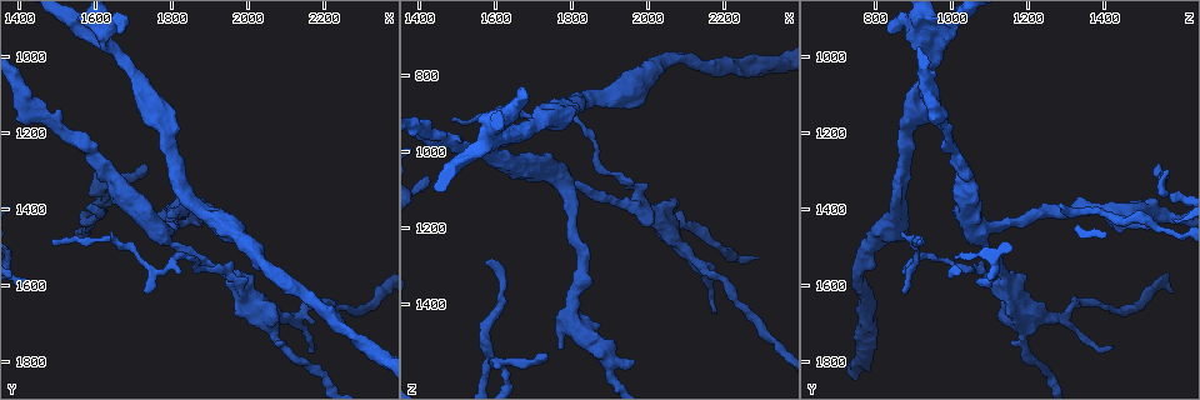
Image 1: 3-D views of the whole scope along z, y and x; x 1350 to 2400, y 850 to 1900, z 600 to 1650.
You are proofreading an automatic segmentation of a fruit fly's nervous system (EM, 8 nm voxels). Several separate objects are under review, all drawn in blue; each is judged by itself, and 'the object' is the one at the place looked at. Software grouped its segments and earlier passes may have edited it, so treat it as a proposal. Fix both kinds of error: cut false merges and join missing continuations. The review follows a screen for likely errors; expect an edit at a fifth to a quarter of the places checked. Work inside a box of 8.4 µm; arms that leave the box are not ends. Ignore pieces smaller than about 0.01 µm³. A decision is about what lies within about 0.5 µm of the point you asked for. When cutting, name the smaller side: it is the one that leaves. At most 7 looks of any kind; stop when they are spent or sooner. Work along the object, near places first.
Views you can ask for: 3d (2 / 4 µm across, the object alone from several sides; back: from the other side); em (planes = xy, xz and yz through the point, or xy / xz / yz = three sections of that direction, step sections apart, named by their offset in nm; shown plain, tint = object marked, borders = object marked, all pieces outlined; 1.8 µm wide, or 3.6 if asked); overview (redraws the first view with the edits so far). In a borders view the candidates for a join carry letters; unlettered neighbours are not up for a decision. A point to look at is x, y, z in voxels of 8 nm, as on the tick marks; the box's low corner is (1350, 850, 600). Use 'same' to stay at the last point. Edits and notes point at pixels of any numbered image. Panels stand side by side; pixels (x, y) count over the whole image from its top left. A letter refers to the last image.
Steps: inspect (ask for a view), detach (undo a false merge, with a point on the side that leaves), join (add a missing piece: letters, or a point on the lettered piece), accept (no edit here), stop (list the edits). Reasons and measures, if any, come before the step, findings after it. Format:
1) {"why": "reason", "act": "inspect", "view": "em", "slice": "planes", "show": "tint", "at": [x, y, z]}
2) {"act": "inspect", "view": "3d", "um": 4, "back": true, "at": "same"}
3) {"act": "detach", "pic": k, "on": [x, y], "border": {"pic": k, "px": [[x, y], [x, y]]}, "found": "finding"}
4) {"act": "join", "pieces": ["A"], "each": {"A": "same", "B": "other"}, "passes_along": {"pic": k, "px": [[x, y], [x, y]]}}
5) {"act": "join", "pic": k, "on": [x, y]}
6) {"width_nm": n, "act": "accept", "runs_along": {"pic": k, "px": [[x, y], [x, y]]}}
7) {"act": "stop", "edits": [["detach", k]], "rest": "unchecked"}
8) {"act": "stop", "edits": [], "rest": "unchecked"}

{"why": "branch stops here", "act": "inspect", "view": "em", "slice": "planes", "show": "plain", "at": [1420, 1590, 1065]}

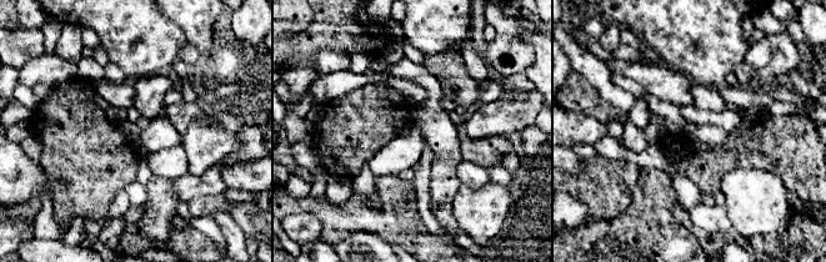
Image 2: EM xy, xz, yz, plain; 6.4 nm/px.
{"act": "inspect", "view": "em", "slice": "planes", "show": "borders", "at": "same"}

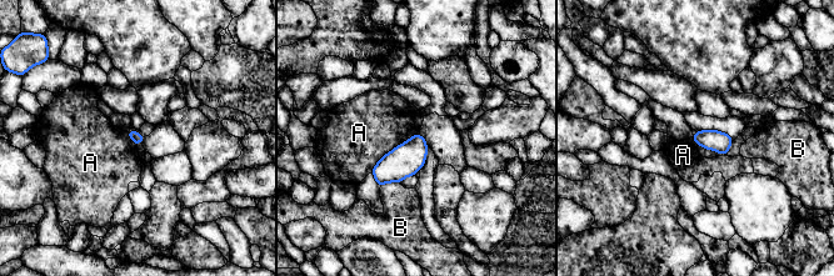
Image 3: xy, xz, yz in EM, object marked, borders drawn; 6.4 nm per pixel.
{"act": "accept", "each": {"A": "other", "B": "other"}, "border": {"pic": 3, "px": [[416, 133], [386, 152], [370, 172]]}, "found": "no lettered piece goes on from it"}

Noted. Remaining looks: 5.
{"why": "an open end", "act": "inspect", "view": "3d", "um": 2, "at": [1580, 1395, 1290]}

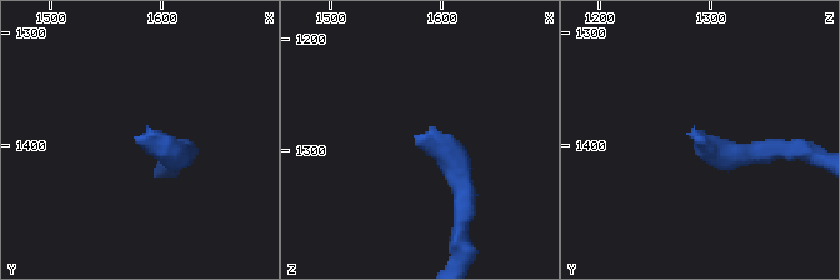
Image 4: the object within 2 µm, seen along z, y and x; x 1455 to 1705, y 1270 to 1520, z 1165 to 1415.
{"act": "inspect", "view": "em", "slice": "planes", "show": "tint", "at": [1574, 1396, 1286]}

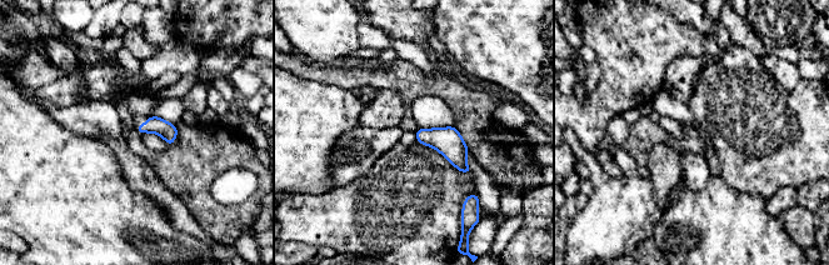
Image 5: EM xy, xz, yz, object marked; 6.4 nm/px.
{"why": "what lies round it", "act": "inspect", "view": "em", "slice": "planes", "show": "borders", "at": "same"}

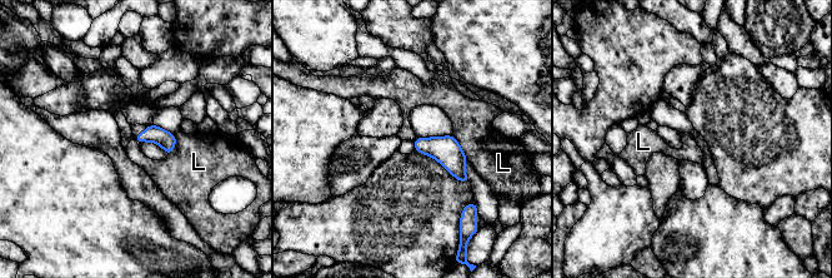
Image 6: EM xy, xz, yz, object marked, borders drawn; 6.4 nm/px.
{"longest_contact_nm": ["L", 170], "act": "accept", "each": {"L": "other"}, "border": {"pic": 6, "px": [[451, 135], [466, 157]]}, "found": "no lettered piece goes on from it"}

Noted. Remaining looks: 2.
{"why": "side arm on a straight run", "act": "inspect", "view": "em", "um": 3.6, "slice": "planes", "show": "borders", "at": [1775, 1460, 1080]}

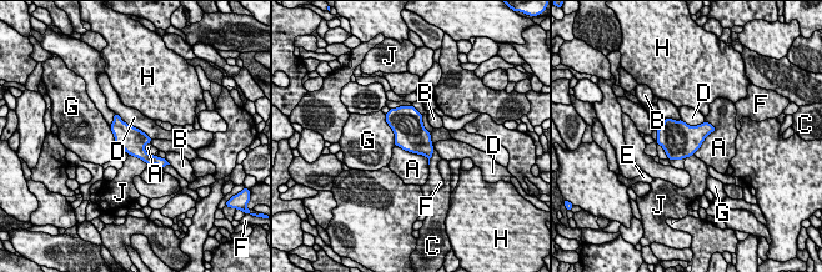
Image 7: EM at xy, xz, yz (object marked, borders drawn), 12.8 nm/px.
{"act": "accept", "each": {"A": "other", "B": "other", "C": "other", "D": "other", "E": "other", "F": "other", "G": "other", "H": "other", "J": "other"}, "found": "one cell here"}

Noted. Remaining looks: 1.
{"act": "stop", "edits": [], "rest": "unchecked"}

